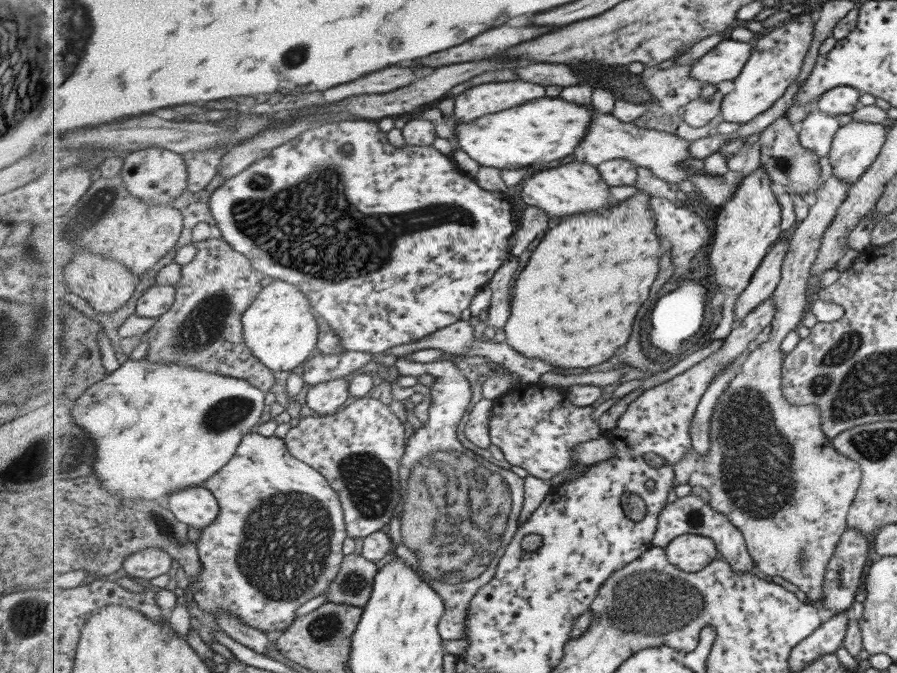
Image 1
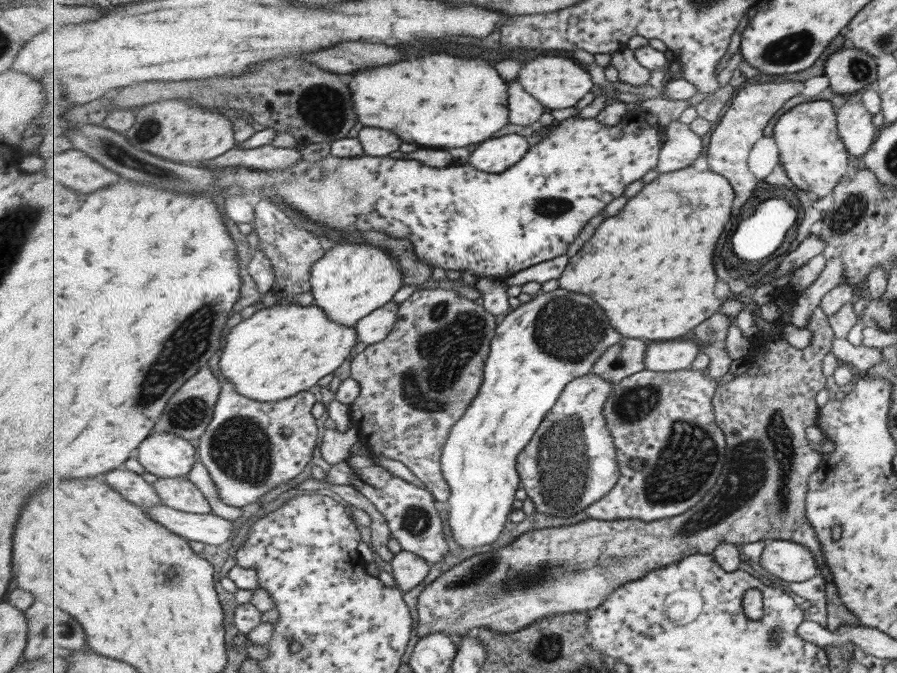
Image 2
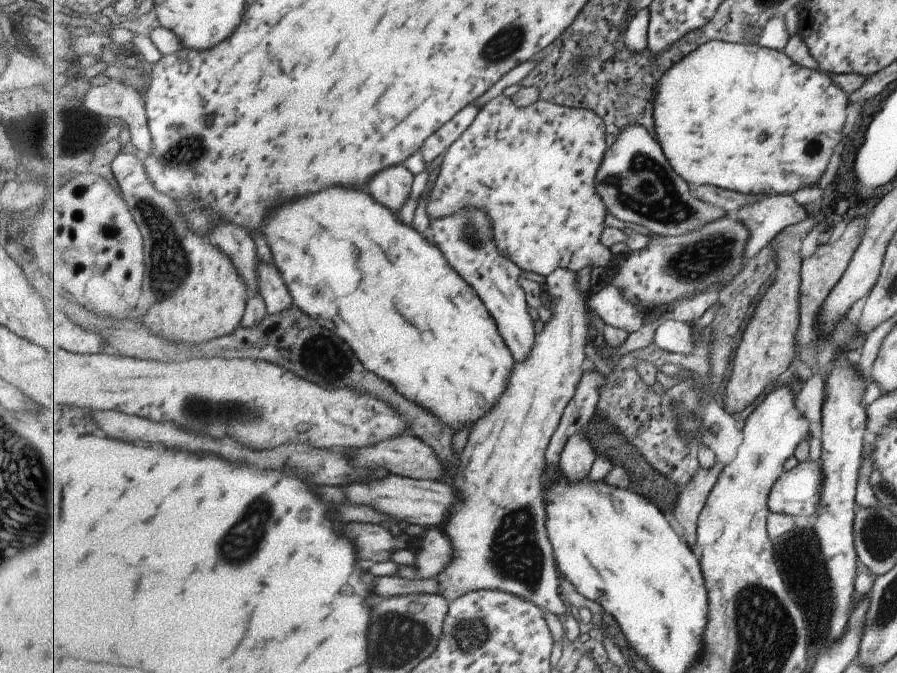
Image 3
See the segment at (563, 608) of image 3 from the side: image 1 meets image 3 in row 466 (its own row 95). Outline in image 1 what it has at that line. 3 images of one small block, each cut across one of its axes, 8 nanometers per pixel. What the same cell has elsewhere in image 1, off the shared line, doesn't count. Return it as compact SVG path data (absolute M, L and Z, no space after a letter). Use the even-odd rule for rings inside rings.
M525 80L481 84L454 98L454 117L456 122L473 122L485 114L521 106L543 96L545 86Z

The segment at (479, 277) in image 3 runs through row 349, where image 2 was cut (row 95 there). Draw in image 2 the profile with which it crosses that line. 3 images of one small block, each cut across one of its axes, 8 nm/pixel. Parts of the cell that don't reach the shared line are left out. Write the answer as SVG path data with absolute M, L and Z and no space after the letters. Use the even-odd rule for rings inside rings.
M517 77L507 81L507 84L510 86L510 122L527 126L539 121L546 106L527 92Z

